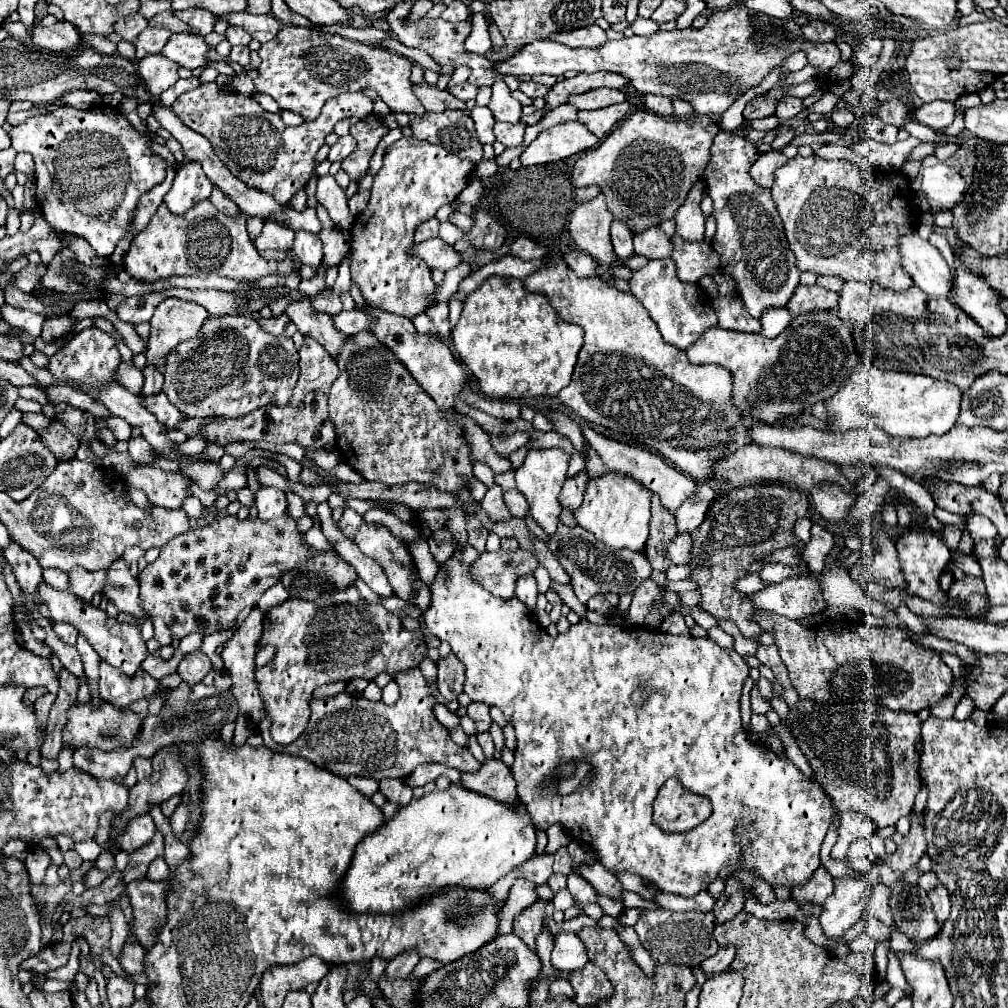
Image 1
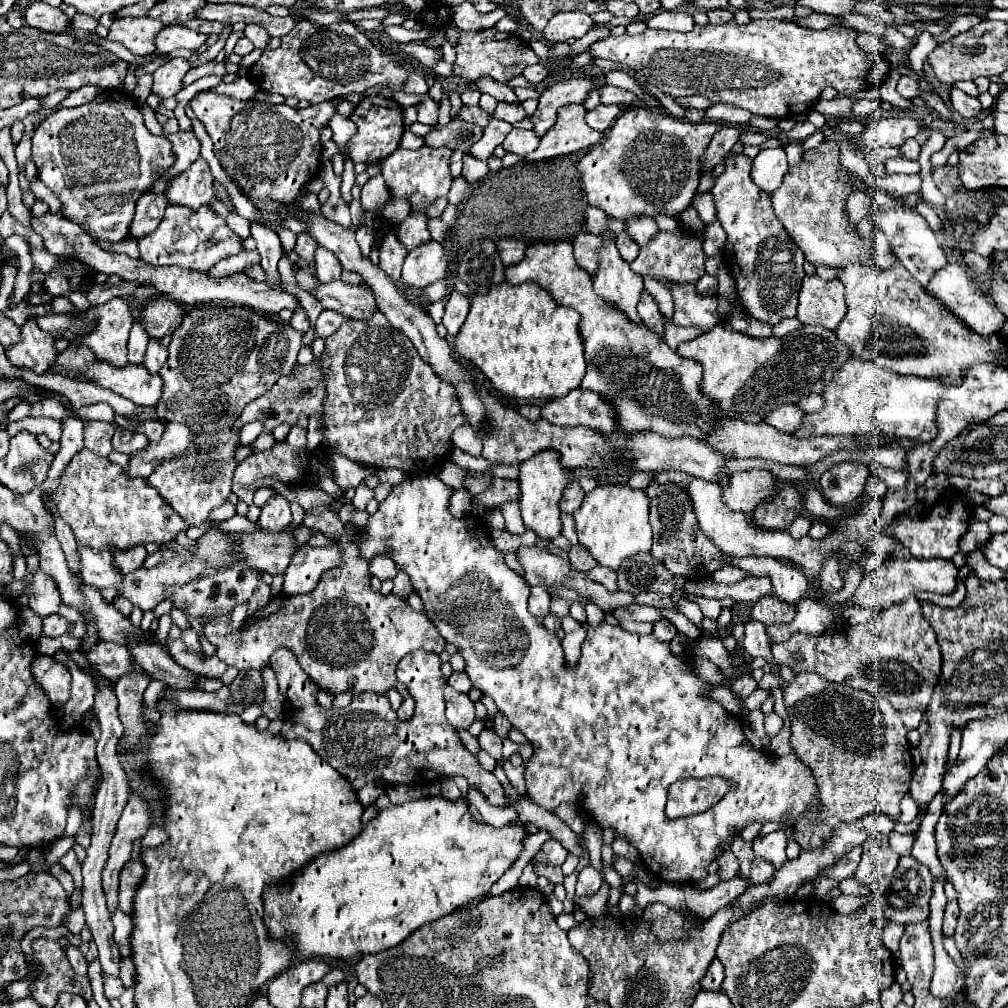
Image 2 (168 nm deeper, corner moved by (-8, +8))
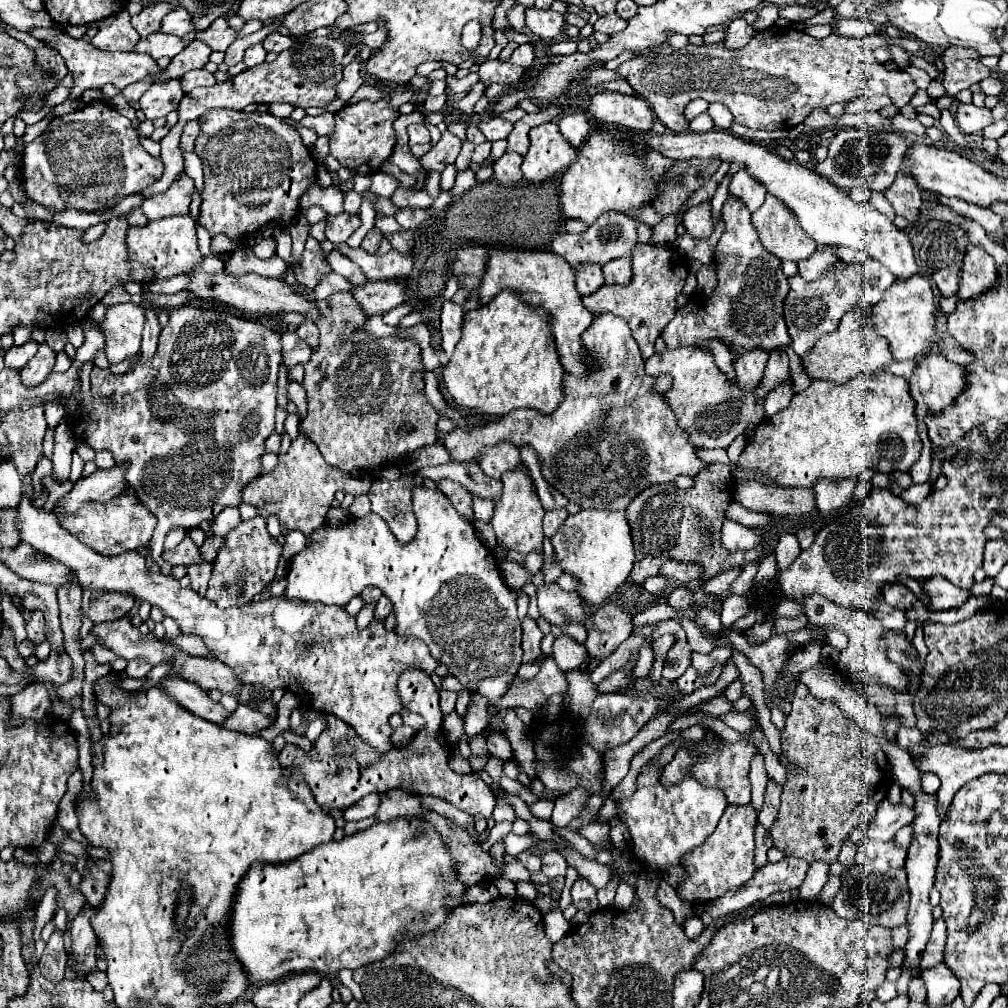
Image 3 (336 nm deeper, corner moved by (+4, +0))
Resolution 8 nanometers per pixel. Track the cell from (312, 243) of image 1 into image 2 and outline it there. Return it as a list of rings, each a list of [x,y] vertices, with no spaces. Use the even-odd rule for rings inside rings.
[[[317,247],[315,269],[317,269],[317,279],[323,283],[339,279],[343,271],[341,263],[337,263],[337,257],[331,251],[325,251],[325,247]]]

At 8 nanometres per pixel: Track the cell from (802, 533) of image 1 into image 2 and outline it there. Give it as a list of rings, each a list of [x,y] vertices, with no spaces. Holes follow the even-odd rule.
[[[799,517],[799,519],[795,519],[795,521],[791,523],[791,527],[789,527],[787,531],[789,531],[789,535],[791,535],[793,539],[801,539],[801,537],[807,535],[809,527],[811,527],[811,521],[809,521],[807,517]]]

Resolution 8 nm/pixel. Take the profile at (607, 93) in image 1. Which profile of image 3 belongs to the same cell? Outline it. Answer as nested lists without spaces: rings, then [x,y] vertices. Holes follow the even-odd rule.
[[[601,91],[593,95],[589,103],[589,113],[599,123],[623,125],[625,129],[635,131],[649,131],[653,123],[653,111],[641,97],[611,91]]]

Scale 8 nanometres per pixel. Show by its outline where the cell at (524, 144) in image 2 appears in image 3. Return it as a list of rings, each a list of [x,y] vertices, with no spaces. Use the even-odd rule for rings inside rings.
[[[513,151],[503,153],[503,157],[499,157],[493,165],[493,171],[495,171],[493,179],[501,181],[501,183],[519,183],[523,179],[523,173],[519,169],[521,161],[523,161],[523,157]]]

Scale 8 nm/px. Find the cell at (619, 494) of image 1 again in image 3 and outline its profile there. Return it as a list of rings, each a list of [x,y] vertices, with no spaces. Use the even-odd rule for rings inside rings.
[[[583,509],[575,515],[569,515],[557,529],[557,535],[553,535],[551,543],[557,553],[557,563],[565,573],[579,577],[579,595],[591,605],[603,603],[609,595],[613,595],[625,583],[635,563],[635,547],[625,511]]]

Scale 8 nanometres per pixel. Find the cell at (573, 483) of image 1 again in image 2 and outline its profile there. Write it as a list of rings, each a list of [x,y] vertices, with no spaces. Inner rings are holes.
[[[571,483],[571,485],[567,485],[565,491],[563,491],[563,497],[561,497],[561,501],[559,501],[559,509],[561,509],[563,513],[573,513],[575,509],[581,507],[583,497],[585,497],[585,493],[583,493],[583,489],[579,487],[579,483]]]

